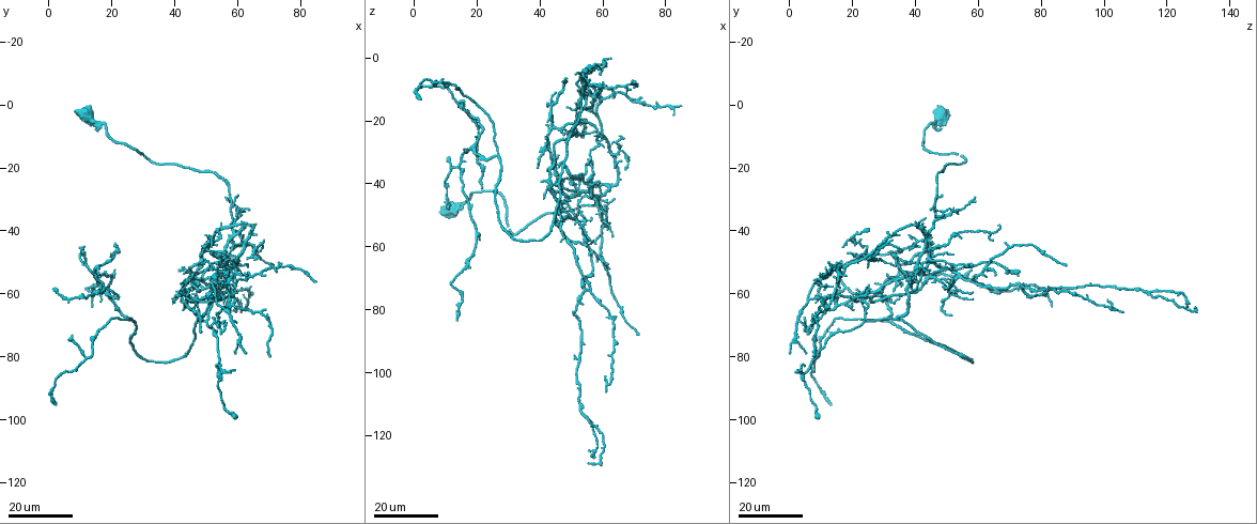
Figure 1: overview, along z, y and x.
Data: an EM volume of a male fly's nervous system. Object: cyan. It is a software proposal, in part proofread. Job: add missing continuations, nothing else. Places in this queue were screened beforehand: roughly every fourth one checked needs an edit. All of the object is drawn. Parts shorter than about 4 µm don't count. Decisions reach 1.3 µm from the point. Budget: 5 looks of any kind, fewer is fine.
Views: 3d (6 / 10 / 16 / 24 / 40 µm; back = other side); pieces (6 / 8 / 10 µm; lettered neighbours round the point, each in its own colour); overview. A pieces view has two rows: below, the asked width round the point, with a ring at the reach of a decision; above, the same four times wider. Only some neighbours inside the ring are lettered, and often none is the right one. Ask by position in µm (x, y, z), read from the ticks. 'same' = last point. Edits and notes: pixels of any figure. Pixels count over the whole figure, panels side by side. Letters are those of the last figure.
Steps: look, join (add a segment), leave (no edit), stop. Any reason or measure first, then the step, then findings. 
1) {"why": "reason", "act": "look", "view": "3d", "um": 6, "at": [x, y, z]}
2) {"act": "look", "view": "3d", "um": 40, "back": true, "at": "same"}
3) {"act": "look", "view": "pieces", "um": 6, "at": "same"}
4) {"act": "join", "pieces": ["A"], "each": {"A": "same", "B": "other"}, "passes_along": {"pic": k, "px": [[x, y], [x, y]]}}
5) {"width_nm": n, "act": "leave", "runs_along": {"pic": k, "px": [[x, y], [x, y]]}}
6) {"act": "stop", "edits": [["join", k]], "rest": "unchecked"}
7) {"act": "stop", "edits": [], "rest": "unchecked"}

{"why": "free end", "act": "look", "view": "3d", "um": 24, "at": [47, 59, 34]}

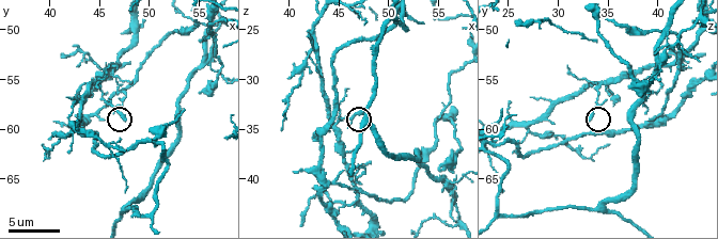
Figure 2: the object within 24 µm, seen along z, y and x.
{"act": "look", "view": "pieces", "um": 10, "at": [47.4, 59.2, 33.2]}

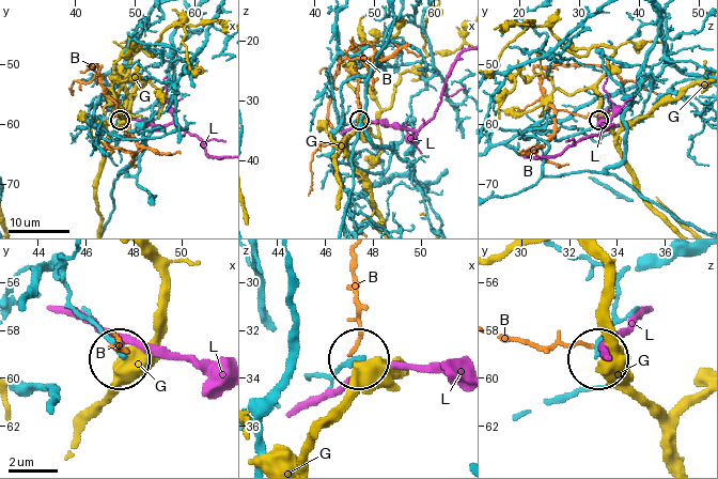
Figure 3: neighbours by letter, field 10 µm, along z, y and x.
{"width_nm": 270, "act": "leave", "each": {"B": "other", "G": "other", "L": "other"}, "found": "no lettered segment goes on from it"}

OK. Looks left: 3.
{"why": "end of a long branch", "act": "look", "view": "3d", "um": 24, "at": [1, 59, 10]}

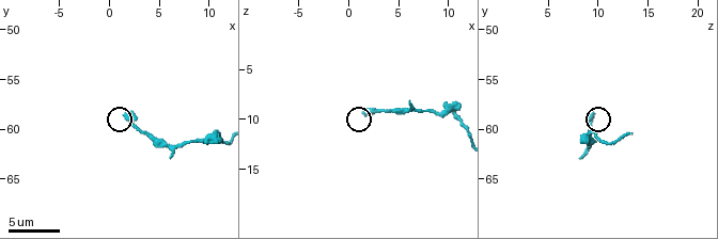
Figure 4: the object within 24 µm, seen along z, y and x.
{"act": "look", "view": "3d", "um": 10, "at": [1.6, 58.4, 9.4]}

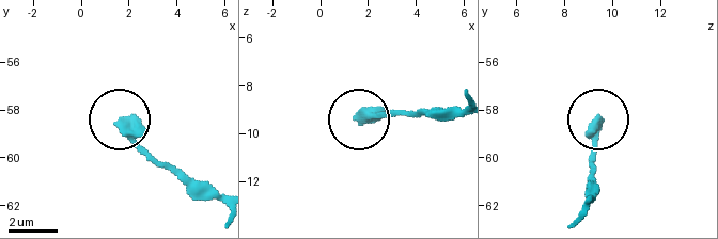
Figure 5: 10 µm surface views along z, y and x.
{"why": "what lies round it", "act": "look", "view": "pieces", "um": 10, "at": [1.7, 58.4, 9.5]}

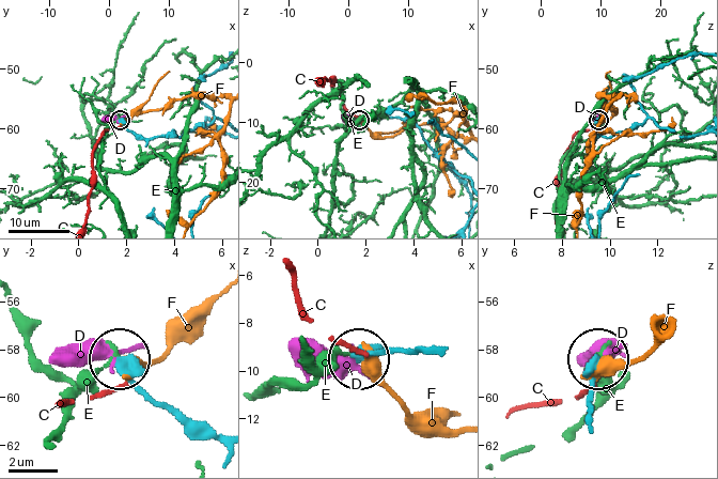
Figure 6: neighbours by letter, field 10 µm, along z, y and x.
{"width_nm": 440, "act": "leave", "each": {"C": "other", "D": "other", "E": "other", "F": "other"}, "runs_along": {"pic": 6, "px": [[416, 352], [362, 356]]}, "found": "none of them fits"}

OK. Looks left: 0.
{"act": "stop", "edits": [], "rest": "unchecked"}

